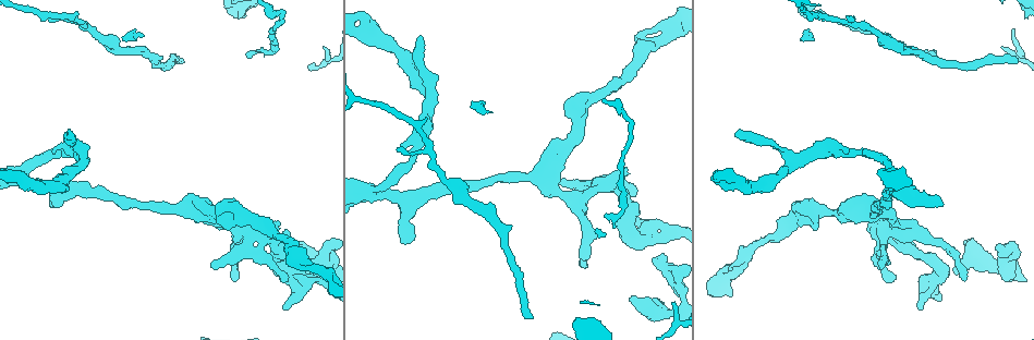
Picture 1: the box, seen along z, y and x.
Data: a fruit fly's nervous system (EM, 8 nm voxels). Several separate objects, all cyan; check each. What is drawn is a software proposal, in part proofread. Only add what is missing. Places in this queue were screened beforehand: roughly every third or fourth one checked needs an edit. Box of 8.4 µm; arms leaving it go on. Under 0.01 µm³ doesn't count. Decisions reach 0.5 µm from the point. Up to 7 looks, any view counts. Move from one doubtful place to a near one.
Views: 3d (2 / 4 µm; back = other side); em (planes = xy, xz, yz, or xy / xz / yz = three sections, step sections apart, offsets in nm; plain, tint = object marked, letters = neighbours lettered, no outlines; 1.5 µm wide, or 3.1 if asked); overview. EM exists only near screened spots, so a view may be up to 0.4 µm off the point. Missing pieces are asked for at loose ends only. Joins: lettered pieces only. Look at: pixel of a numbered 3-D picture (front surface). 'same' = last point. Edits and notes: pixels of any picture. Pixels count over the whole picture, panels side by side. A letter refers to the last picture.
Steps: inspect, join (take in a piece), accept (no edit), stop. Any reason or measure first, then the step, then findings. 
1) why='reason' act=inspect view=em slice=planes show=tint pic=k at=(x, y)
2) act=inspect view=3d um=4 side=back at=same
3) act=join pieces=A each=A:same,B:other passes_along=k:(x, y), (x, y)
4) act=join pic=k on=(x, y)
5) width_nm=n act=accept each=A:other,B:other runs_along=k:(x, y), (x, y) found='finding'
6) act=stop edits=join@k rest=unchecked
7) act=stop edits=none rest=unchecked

why='an open end' act=inspect view=em slice=planes show=letters pic=1 at=(233, 278)

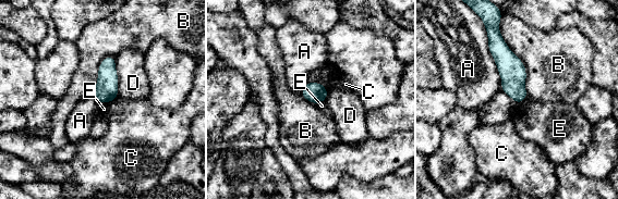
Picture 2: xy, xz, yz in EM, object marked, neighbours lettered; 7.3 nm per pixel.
width_nm=160 act=accept each=A:other,B:other,C:other,D:other,E:other found='no lettered piece goes on from it'

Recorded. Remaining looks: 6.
why='long arm stops here' act=inspect view=em slice=xy step=8 show=letters pic=1 at=(181, 61)

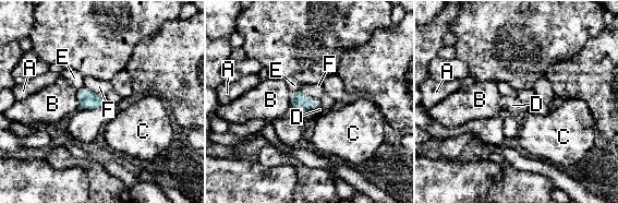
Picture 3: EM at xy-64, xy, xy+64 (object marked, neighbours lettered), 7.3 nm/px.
width_nm=130 longest_contact=F:170nm act=join pic=3 on=(319, 109) each=A:other,B:other,C:other,D:same,E:other,F:other found='the neuron continues'

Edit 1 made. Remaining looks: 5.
why='free end' act=inspect view=3d um=4 pic=1 at=(942, 203)

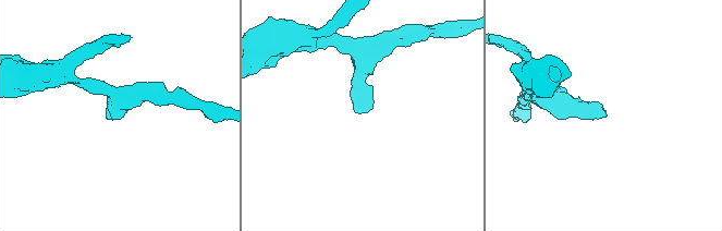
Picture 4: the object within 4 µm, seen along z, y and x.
why='need the tissue' act=inspect view=em slice=planes show=letters pic=4 at=(363, 110)

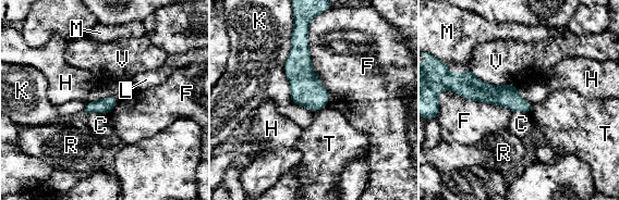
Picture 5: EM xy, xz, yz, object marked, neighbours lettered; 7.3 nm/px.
act=accept each=C:other,F:other,H:other,K:other,L:other,M:other,R:other,T:other,V:other runs_along=5:(460, 87), (508, 96), (528, 110) found='no lettered piece goes on from it'

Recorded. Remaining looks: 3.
act=stop edits=join@3 rest=unchecked

